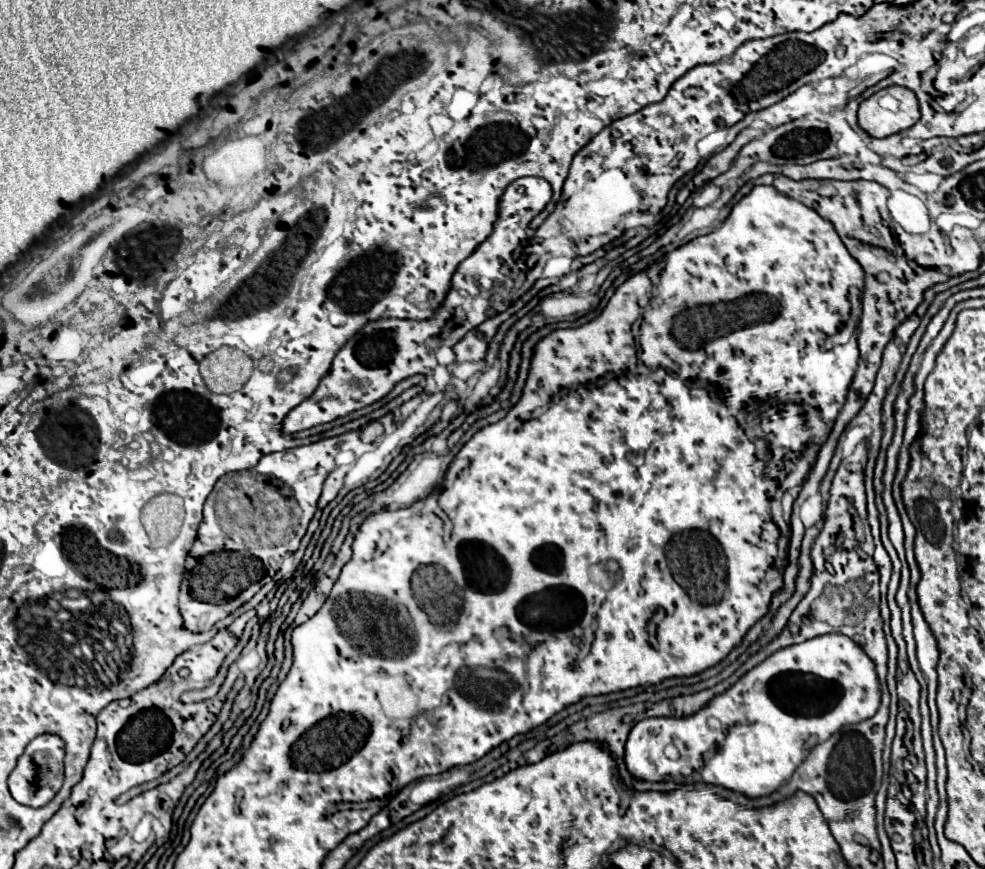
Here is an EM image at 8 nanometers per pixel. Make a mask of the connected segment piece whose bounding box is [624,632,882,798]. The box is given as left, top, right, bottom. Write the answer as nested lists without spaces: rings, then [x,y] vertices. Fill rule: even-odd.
[[[838,632],[822,634],[772,654],[760,666],[742,676],[732,688],[728,688],[728,692],[716,696],[708,708],[696,712],[694,716],[686,716],[684,720],[640,720],[632,726],[624,744],[624,764],[636,780],[662,782],[666,776],[674,776],[674,772],[678,776],[698,774],[698,782],[718,786],[746,798],[770,796],[792,778],[796,768],[806,760],[814,746],[826,742],[846,724],[858,724],[872,718],[880,706],[880,698],[882,690],[874,660],[852,638]],[[806,674],[814,676],[816,682],[806,682]],[[668,744],[678,748],[678,760],[664,756],[664,748]]]

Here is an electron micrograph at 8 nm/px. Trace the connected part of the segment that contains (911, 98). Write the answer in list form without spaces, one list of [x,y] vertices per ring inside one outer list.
[[[890,86],[860,104],[858,122],[876,138],[902,132],[920,120],[918,98],[904,86]]]

